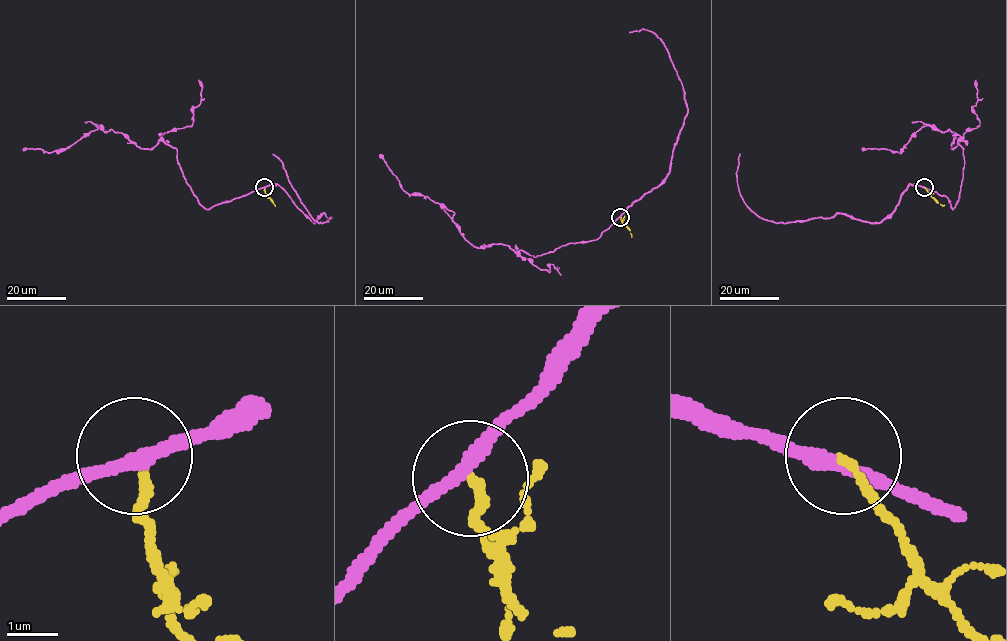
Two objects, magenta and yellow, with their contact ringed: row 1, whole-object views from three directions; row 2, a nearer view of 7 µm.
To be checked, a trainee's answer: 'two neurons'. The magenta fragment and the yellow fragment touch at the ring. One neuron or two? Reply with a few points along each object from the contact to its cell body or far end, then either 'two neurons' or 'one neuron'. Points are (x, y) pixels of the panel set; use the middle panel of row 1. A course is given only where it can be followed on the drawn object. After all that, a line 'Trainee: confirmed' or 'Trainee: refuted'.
course magenta (620, 217), (596, 239), (537, 256), (497, 244), (475, 247), (454, 214), (407, 193), (379, 154); course yellow (620, 217), (631, 237); two neurons
Trainee: confirmed

